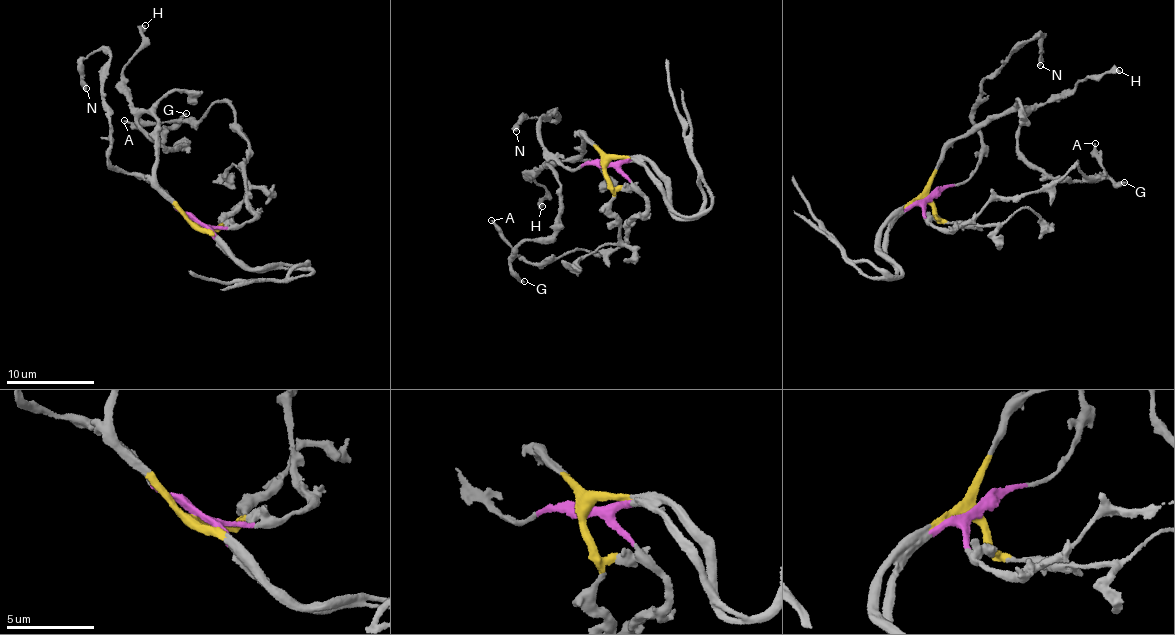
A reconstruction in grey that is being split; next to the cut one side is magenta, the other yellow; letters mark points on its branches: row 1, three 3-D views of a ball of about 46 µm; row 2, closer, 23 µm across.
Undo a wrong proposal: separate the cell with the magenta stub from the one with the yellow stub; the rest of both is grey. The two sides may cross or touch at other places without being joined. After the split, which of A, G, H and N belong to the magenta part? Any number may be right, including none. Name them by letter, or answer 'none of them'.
A, N

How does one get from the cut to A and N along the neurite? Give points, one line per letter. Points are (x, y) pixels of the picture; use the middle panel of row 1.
A: (605, 165), (623, 170), (646, 202), (627, 243), (601, 255), (524, 260), (491, 221)
N: (605, 165), (586, 162), (570, 169), (545, 153), (539, 123), (554, 109), (556, 119), (528, 116), (516, 132)

